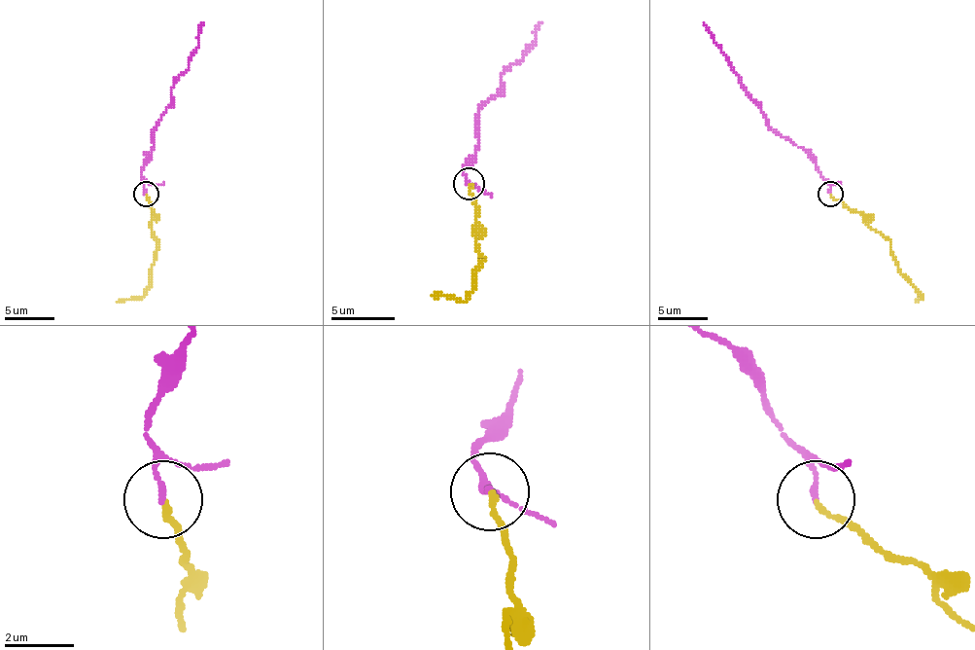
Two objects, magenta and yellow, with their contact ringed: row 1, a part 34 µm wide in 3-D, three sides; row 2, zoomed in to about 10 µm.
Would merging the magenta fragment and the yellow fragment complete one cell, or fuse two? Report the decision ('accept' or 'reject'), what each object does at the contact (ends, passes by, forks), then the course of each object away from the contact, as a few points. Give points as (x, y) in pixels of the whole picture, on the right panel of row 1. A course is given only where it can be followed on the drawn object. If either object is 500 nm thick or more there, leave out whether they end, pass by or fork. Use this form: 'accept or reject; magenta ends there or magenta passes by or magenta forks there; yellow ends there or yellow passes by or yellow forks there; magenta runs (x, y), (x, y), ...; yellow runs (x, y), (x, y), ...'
accept; magenta ends there; yellow ends there; magenta runs (830, 195), (830, 185), (816, 162), (801, 147), (774, 129), (704, 22); yellow runs (830, 195), (855, 209), (873, 230), (890, 241), (890, 254), (898, 270), (922, 297), (918, 302)

